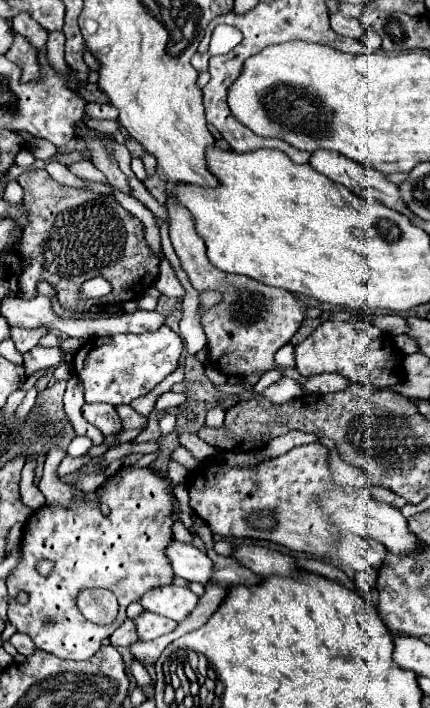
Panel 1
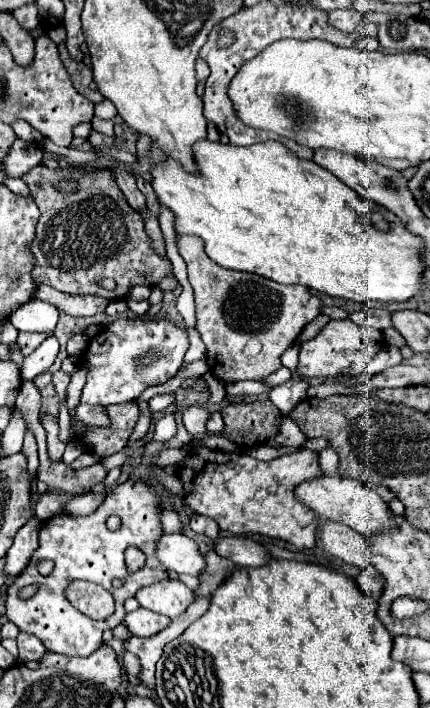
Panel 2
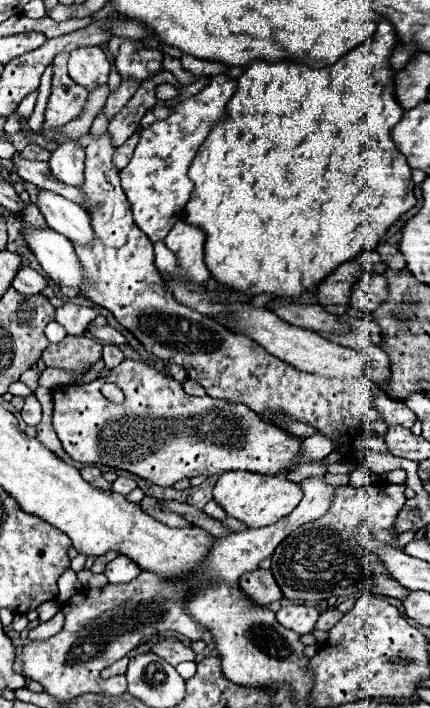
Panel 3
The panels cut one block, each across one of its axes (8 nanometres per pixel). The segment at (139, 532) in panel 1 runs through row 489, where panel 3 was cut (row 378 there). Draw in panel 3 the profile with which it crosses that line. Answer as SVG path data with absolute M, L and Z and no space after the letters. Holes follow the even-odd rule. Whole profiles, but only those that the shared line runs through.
M124 360L118 364L110 376L98 378L86 386L60 386L52 392L54 396L54 430L64 446L64 450L78 462L106 464L112 468L128 470L152 484L172 486L178 480L194 476L214 476L226 470L246 470L256 474L288 474L294 468L302 440L286 434L274 424L268 424L244 404L230 400L218 400L210 396L190 396L182 390L182 382L156 372L154 368ZM114 382L124 392L124 402L114 404L106 400L100 392L102 384Z

